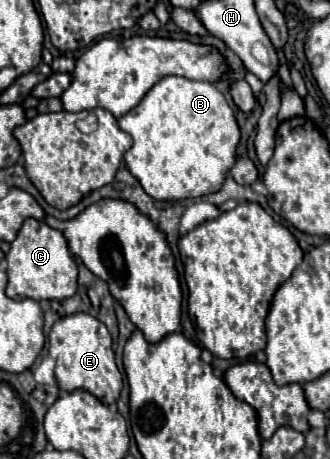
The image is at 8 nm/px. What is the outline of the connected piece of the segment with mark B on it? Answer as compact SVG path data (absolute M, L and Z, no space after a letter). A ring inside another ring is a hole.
M176 75L164 77L146 93L140 105L118 119L118 125L134 139L132 147L124 155L124 161L142 189L154 199L180 201L186 197L194 199L210 195L222 187L222 179L226 179L230 167L234 167L236 147L240 143L240 127L236 125L234 111L230 109L228 101L212 83L190 81Z

